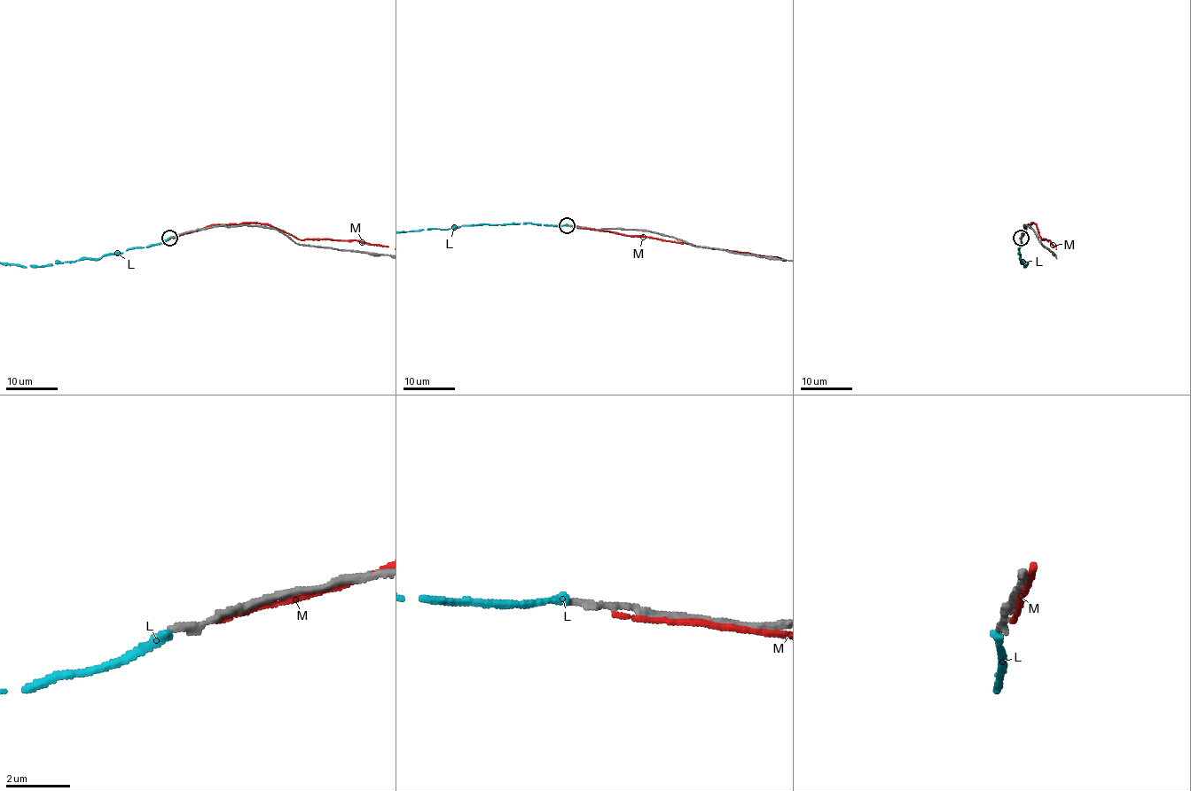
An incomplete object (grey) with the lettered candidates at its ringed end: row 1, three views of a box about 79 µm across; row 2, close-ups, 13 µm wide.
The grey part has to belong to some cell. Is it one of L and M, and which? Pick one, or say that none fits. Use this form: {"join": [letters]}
{"join": []}

